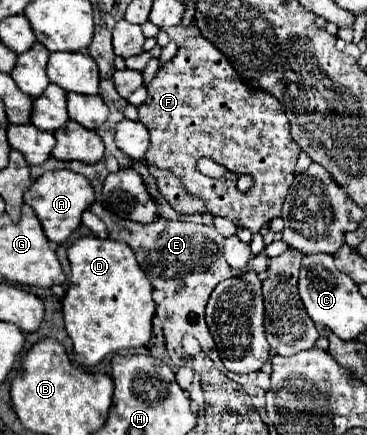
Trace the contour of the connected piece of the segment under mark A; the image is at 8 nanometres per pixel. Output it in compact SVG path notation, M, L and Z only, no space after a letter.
M52 170L44 172L38 180L32 182L32 186L24 192L24 202L34 208L48 240L62 244L80 226L82 212L88 210L94 202L94 190L88 178L84 178L82 174L76 174L72 170Z

